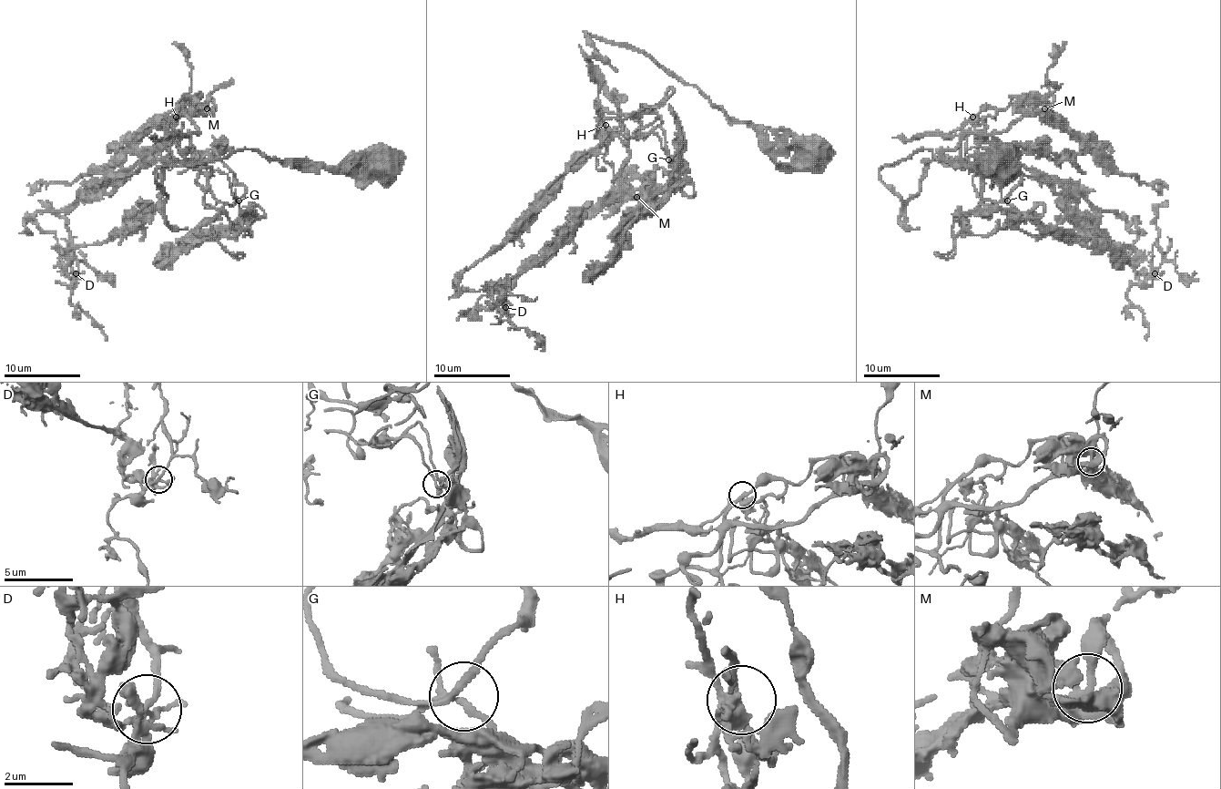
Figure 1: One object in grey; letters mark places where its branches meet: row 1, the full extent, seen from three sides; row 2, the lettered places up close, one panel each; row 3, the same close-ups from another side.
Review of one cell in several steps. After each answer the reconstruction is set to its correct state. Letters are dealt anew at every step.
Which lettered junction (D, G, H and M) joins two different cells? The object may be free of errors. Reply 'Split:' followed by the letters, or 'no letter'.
Split: no letter

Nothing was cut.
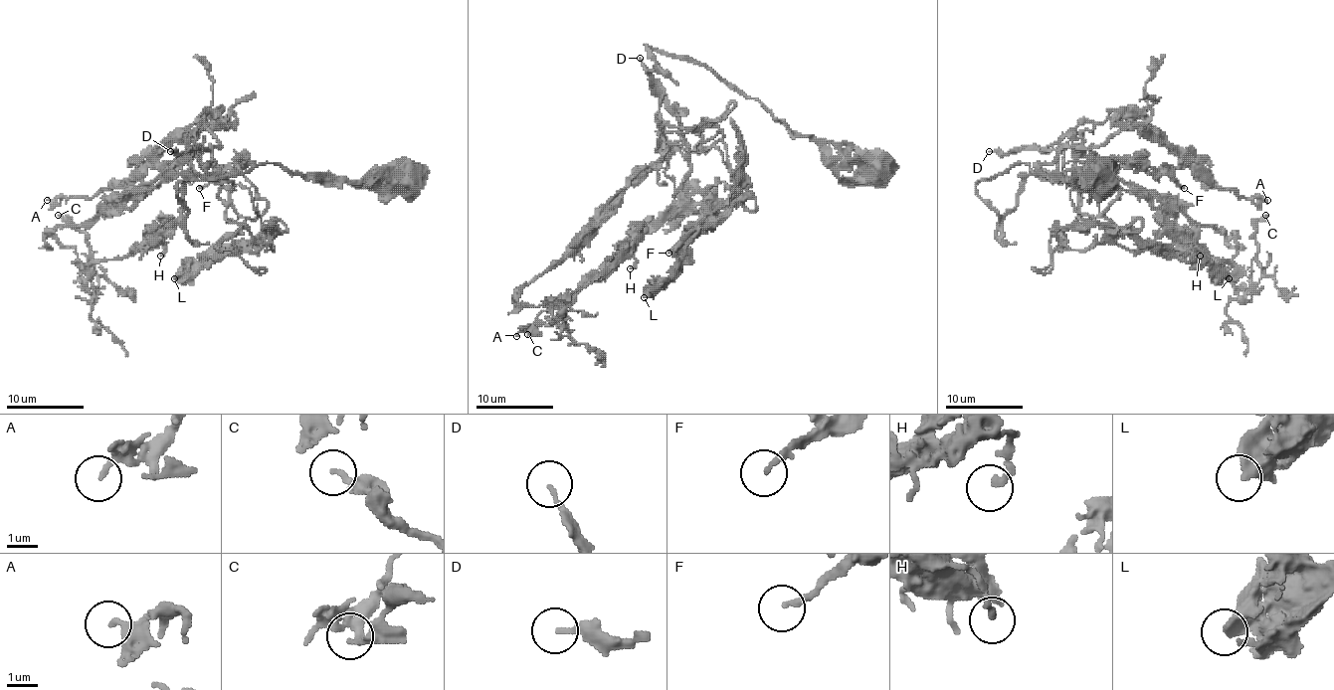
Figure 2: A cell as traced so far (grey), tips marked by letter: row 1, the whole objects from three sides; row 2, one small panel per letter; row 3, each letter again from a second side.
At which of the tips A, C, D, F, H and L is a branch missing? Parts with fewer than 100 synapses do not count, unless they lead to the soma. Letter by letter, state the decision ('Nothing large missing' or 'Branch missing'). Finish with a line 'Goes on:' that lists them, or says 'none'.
A: Nothing large missing
C: Nothing large missing
D: Nothing large missing
F: Nothing large missing
H: Nothing large missing
L: Nothing large missing
Goes on: none

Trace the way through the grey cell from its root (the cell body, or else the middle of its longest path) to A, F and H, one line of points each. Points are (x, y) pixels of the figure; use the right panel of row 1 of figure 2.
A: (1093, 180), (1020, 163), (975, 192), (1008, 213), (1030, 174), (1122, 108), (1213, 186), (1267, 200)
F: (1093, 180), (1020, 163), (975, 192), (1001, 217), (1048, 171), (1095, 219), (1122, 167), (1184, 188)
H: (1093, 180), (1020, 163), (975, 192), (1008, 213), (1070, 140), (1236, 237), (1233, 263), (1188, 242), (1200, 256)

